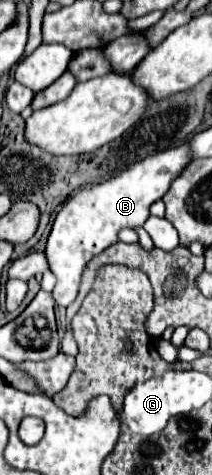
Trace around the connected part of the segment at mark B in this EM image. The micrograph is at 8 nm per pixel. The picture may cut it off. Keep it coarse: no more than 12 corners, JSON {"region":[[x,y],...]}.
{"region":[[187,146],[81,188],[55,216],[53,298],[87,262],[139,228],[187,166]]}

